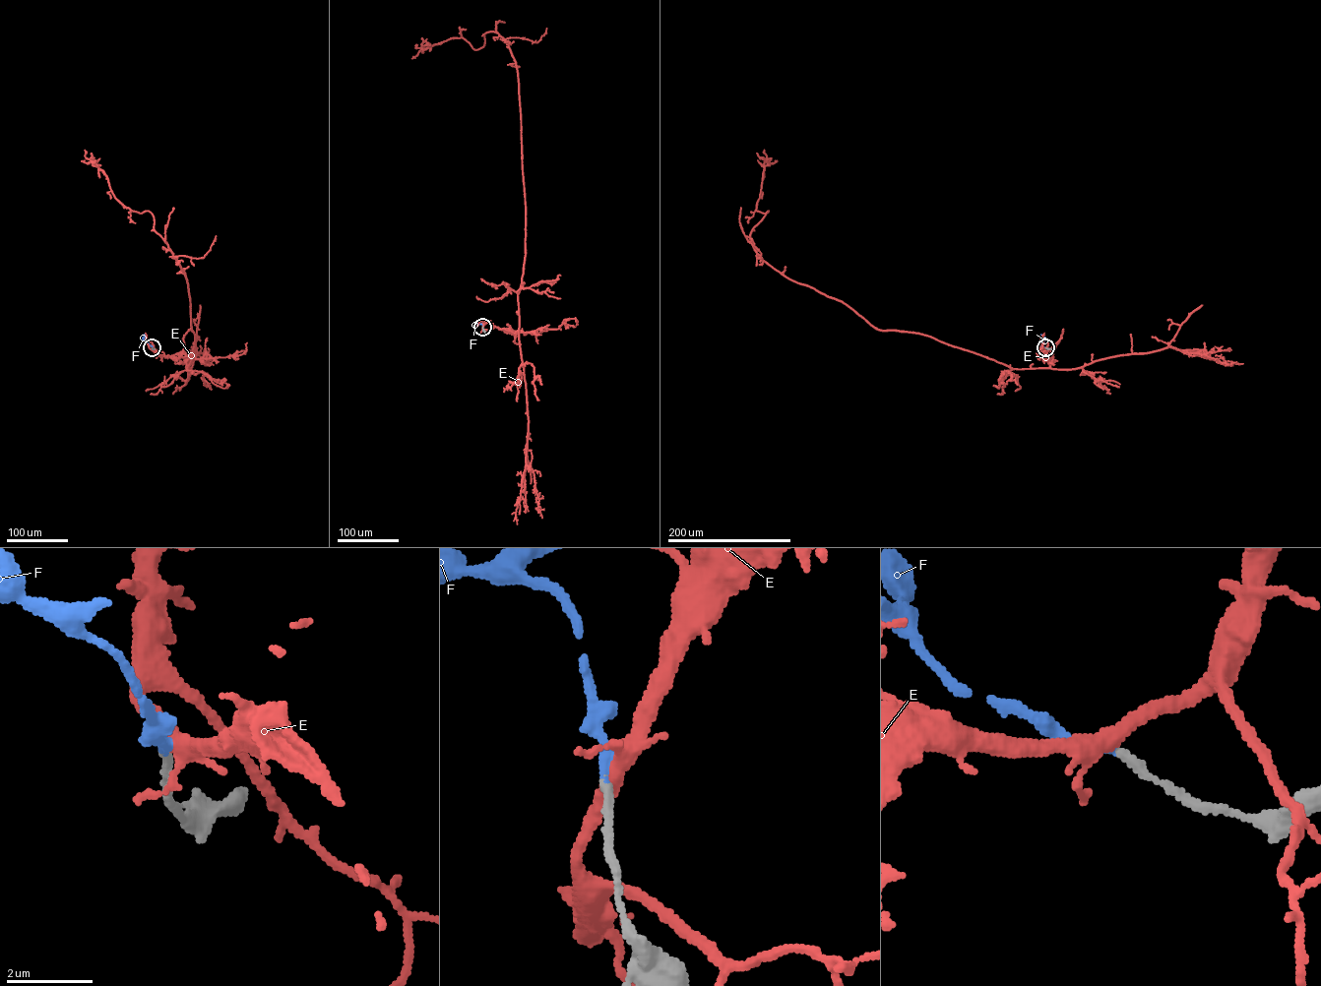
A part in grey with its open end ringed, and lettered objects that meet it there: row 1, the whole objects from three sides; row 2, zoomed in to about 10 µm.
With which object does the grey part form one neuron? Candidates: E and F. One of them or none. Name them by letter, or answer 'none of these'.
F

